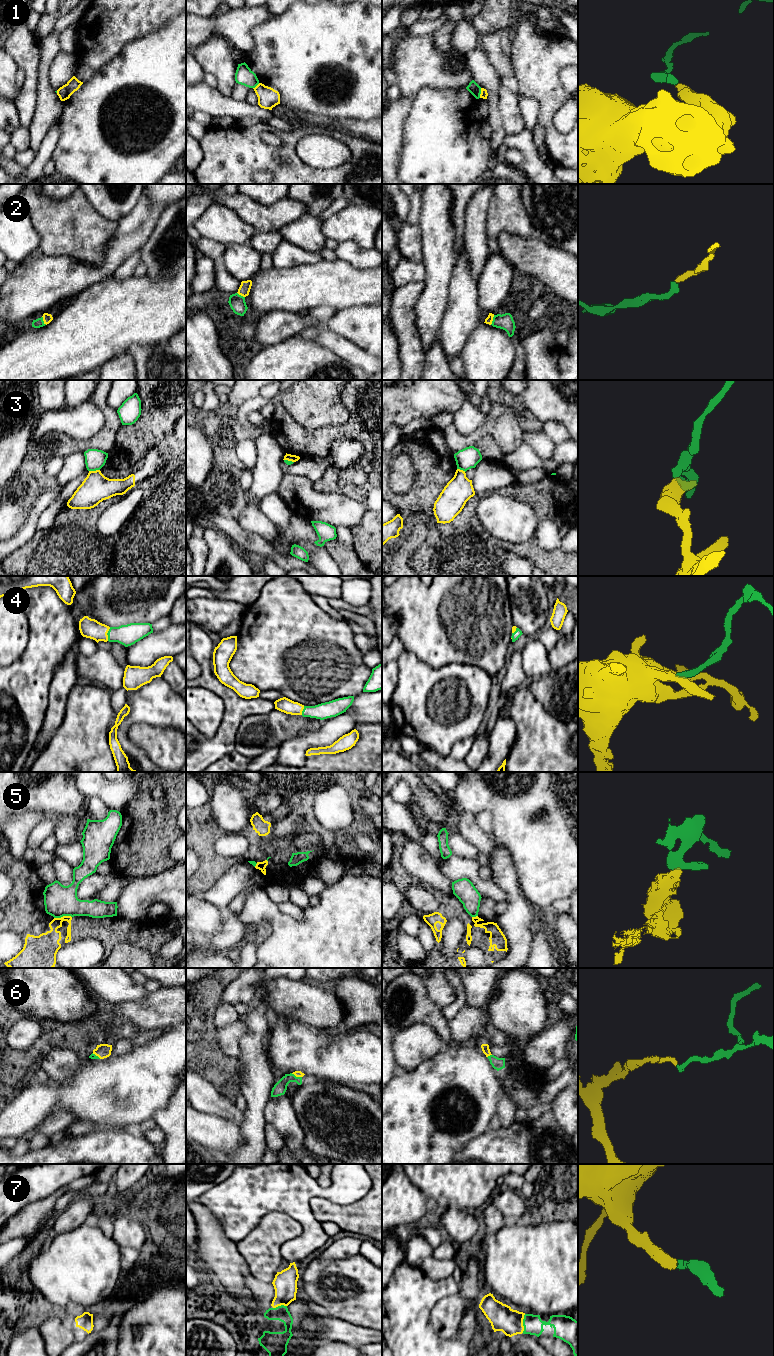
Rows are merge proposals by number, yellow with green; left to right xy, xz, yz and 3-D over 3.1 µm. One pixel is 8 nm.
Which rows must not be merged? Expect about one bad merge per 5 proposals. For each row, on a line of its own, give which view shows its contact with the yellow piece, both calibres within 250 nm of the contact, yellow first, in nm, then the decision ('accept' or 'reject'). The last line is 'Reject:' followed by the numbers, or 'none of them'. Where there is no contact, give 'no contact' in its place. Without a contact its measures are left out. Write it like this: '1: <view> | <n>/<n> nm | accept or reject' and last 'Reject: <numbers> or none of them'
1: yz | 60/90 nm | reject
2: yz | 60/130 nm | accept
3: xy | 240/170 nm | reject
4: xy | 160/170 nm | accept
5: xy | 180/260 nm | reject
6: yz | 60/100 nm | accept
7: yz | 200/160 nm | accept
Reject: 1, 3, 5

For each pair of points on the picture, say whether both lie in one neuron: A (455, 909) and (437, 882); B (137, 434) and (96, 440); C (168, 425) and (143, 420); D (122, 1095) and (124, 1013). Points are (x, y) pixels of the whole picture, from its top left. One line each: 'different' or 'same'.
A: different
B: different
C: same
D: different

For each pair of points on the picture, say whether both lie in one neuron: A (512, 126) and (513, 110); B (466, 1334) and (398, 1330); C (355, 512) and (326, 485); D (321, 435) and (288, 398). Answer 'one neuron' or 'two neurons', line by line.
A: one neuron
B: one neuron
C: two neurons
D: one neuron

